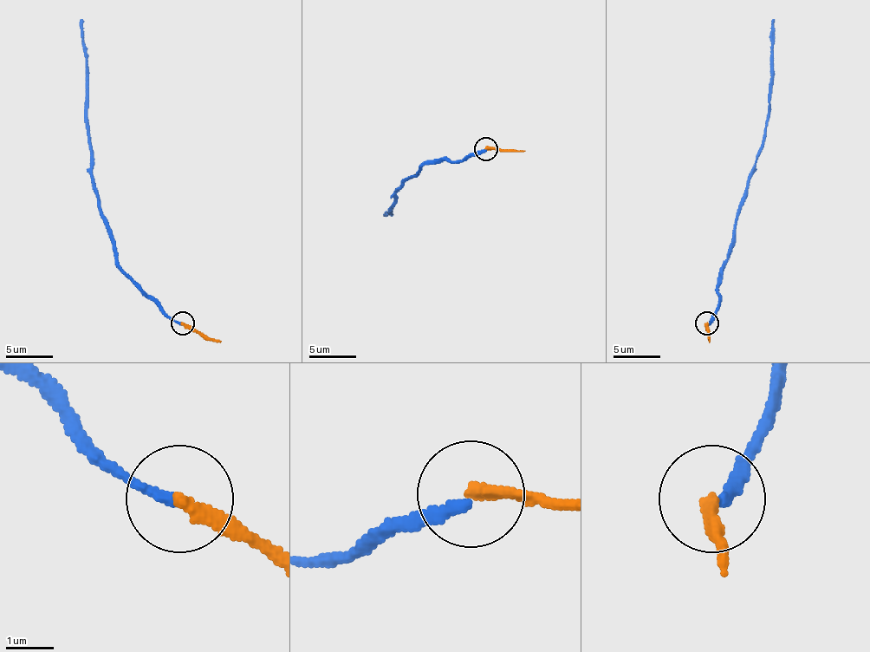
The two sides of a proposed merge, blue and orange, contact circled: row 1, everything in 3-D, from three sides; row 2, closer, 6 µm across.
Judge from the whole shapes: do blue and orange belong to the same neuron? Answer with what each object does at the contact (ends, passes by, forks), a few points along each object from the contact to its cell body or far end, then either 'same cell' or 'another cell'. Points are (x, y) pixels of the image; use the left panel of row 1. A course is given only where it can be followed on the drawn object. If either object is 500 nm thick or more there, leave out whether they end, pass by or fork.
blue ends there; orange ends there; blue runs (183, 323), (173, 322), (117, 260), (112, 232), (91, 178), (87, 133), (87, 46), (79, 20); orange runs (183, 323), (220, 342); another cell

